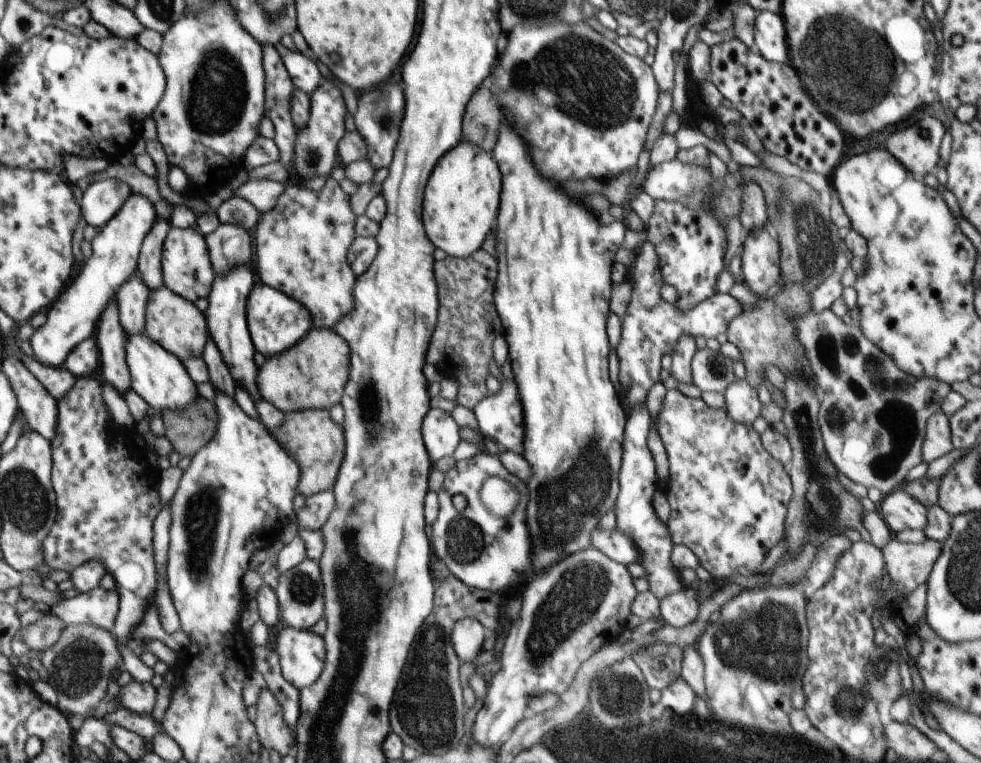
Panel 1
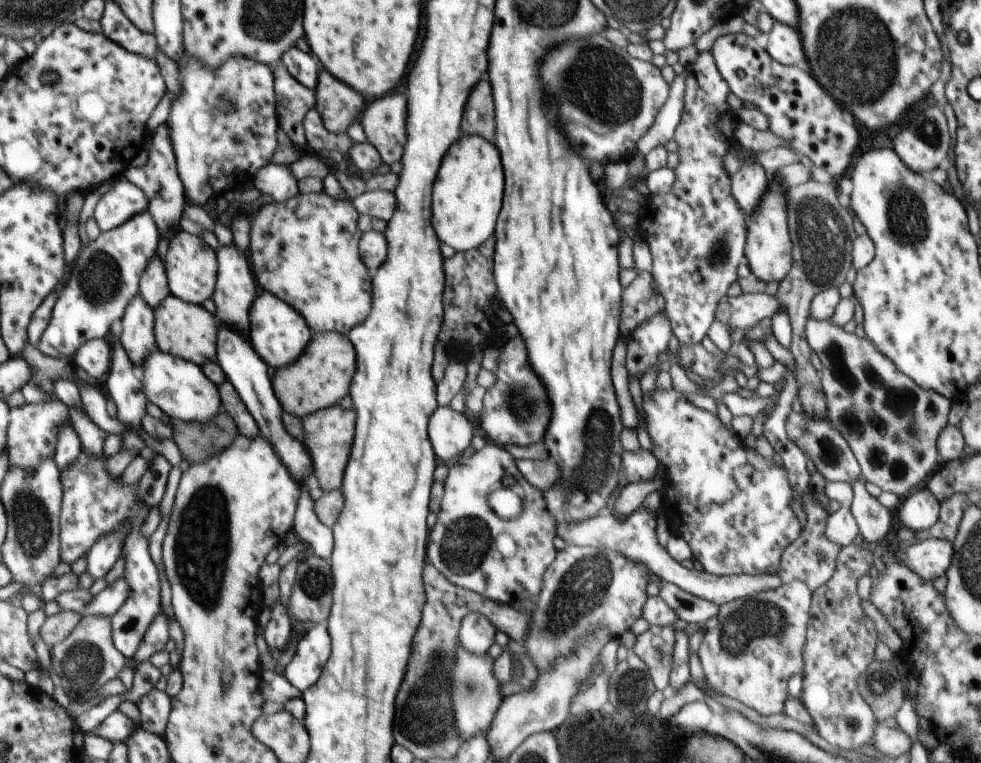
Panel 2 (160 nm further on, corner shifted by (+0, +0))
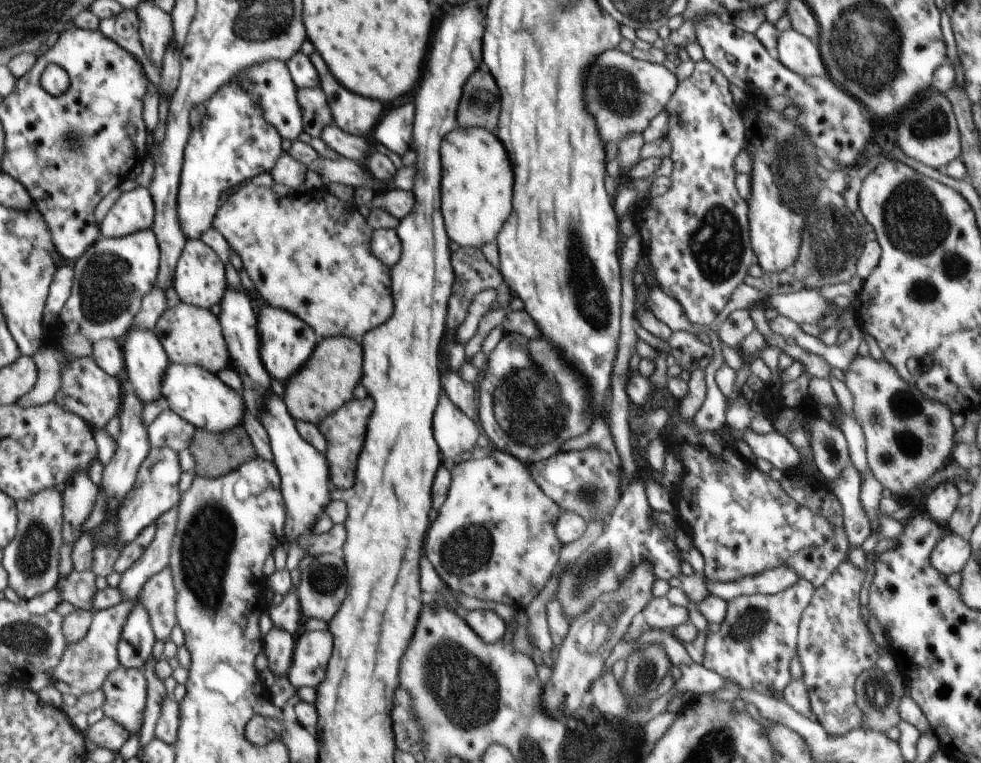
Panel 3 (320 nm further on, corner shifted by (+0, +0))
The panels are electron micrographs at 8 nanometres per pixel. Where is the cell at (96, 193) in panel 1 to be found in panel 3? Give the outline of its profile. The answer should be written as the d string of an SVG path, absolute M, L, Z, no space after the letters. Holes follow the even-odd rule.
M147 188L124 191L101 222L102 236L115 239L150 229L154 217L154 201Z

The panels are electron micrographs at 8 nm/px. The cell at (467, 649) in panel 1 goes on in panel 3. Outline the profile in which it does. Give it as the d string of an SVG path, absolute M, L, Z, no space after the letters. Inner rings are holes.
M474 609L464 612L464 619L472 631L477 632L480 640L495 643L504 636L505 620L493 610Z

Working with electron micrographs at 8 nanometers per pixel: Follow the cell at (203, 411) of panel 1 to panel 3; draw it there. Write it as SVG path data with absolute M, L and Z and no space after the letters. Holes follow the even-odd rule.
M243 426L229 430L228 433L213 434L197 429L194 446L190 451L197 464L195 474L204 478L223 477L258 456Z

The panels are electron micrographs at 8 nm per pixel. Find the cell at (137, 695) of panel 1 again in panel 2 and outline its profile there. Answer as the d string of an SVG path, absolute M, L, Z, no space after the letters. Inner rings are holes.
M154 688L136 704L141 712L140 728L164 738L171 713L171 697L166 691Z

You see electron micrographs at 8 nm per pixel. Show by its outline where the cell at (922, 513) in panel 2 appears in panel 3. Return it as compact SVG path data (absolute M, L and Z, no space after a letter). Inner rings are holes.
M946 481L928 491L920 511L936 522L946 524L956 510L960 495L962 494L956 484Z

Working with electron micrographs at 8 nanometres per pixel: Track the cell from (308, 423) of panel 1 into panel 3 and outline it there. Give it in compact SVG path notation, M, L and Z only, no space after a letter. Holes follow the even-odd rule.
M370 396L364 398L364 400L354 400L353 398L336 412L319 422L318 428L328 441L325 457L329 464L332 487L343 490L353 487L357 460L362 451L364 436L366 436L366 422L372 414L372 408L374 408L374 402L372 402Z

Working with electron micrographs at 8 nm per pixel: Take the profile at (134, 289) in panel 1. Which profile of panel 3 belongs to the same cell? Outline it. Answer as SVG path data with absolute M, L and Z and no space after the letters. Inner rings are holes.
M133 326L126 336L126 342L122 346L125 356L124 382L136 393L136 396L144 405L161 401L162 381L171 362L165 353L157 333Z

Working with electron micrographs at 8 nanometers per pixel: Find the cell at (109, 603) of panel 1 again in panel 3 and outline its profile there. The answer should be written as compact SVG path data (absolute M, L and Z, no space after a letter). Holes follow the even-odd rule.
M173 506L157 518L154 540L142 556L125 573L122 573L122 580L117 588L124 594L124 600L134 602L139 596L142 585L169 564L178 511L178 507Z

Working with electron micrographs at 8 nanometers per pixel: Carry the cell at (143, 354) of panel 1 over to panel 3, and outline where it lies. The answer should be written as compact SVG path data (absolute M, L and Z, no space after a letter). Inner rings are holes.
M171 363L162 381L161 396L163 404L179 417L210 434L228 433L229 430L242 426L247 412L242 395L226 386L217 374L198 365Z

